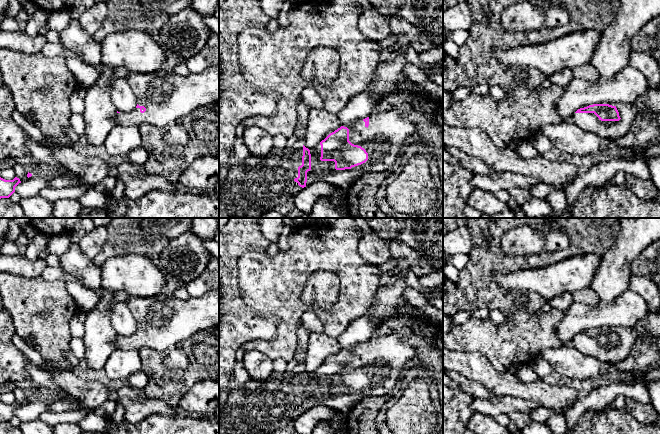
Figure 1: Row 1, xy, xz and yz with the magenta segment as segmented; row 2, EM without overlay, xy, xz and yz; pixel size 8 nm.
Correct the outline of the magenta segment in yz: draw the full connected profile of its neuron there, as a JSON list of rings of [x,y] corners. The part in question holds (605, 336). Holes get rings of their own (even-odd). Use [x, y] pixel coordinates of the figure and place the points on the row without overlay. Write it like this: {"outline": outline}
{"outline": [[[620,326],[615,330],[609,328],[593,328],[578,333],[571,341],[571,344],[583,355],[594,357],[604,363],[616,364],[627,358],[637,337],[638,333],[636,330],[630,327]]]}

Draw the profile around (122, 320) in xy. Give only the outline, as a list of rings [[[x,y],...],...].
[[[115,302],[113,306],[111,325],[120,337],[131,336],[138,328],[137,322],[126,303],[120,302]]]

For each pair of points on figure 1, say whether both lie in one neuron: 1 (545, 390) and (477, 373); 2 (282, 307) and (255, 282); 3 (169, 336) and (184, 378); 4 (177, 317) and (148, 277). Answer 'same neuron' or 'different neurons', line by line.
1: same neuron
2: same neuron
3: different neurons
4: different neurons

